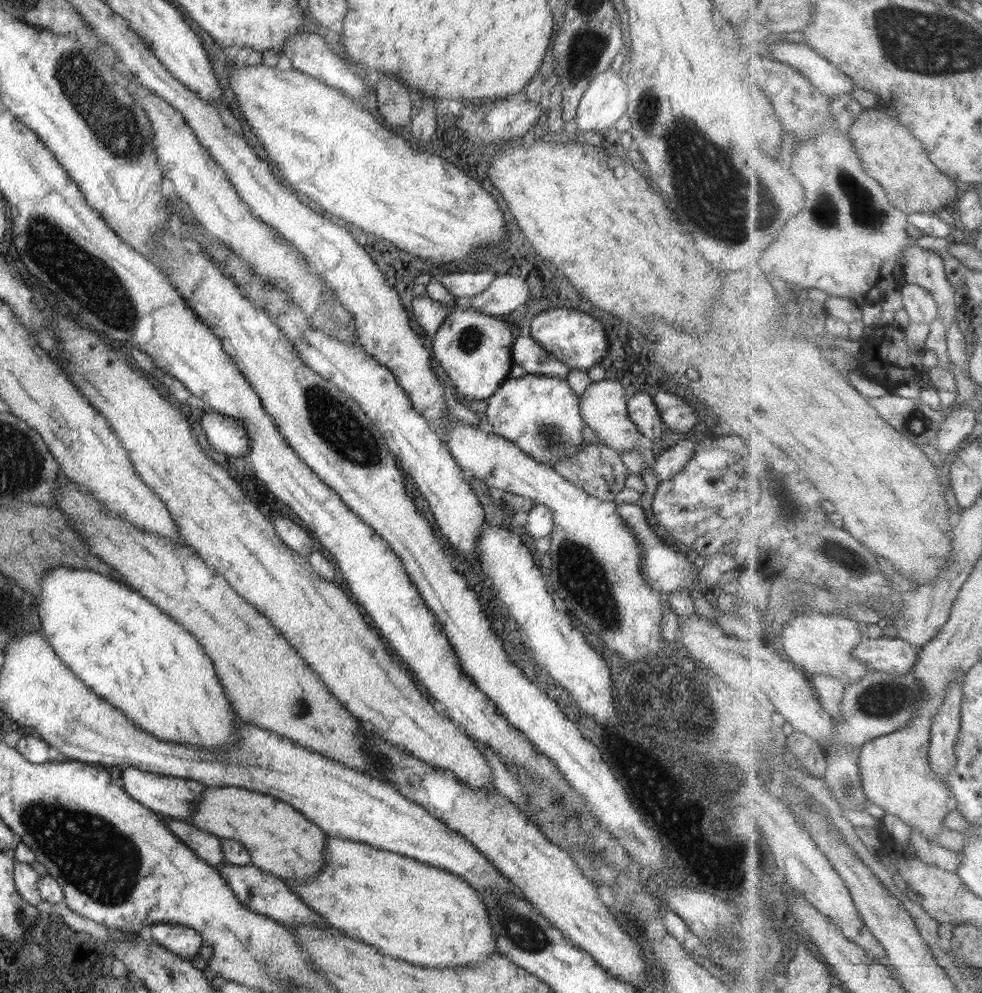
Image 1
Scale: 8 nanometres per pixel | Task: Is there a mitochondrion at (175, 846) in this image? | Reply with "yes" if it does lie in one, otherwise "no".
no

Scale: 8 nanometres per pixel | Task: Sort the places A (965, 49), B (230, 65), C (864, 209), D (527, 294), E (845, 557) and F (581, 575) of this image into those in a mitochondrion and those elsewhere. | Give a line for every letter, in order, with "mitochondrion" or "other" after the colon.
A: mitochondrion
B: other
C: mitochondrion
D: other
E: mitochondrion
F: mitochondrion

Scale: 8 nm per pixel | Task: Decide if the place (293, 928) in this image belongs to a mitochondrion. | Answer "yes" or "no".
no

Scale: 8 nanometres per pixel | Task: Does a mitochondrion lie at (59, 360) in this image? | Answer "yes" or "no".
no

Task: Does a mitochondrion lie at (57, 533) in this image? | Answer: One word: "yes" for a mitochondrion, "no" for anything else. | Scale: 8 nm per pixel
no

